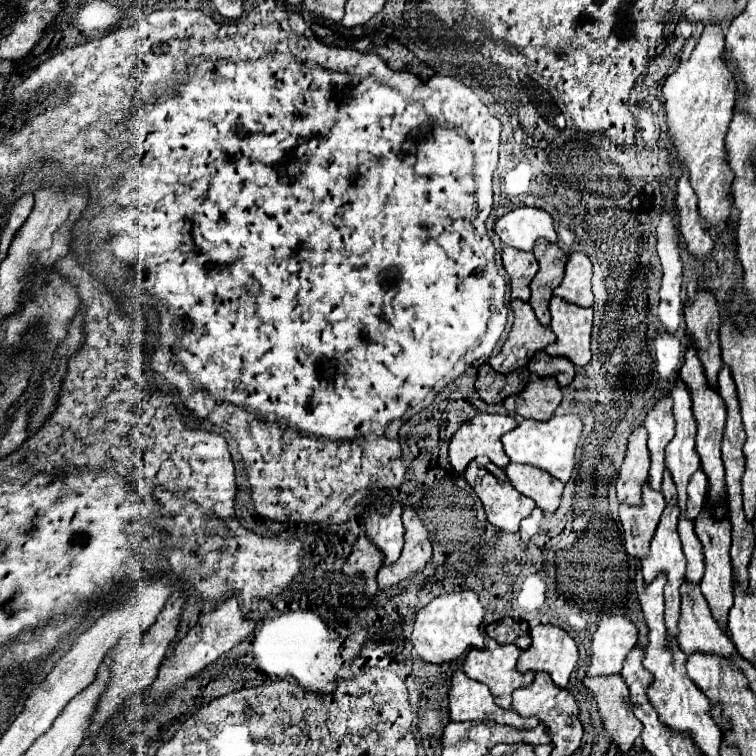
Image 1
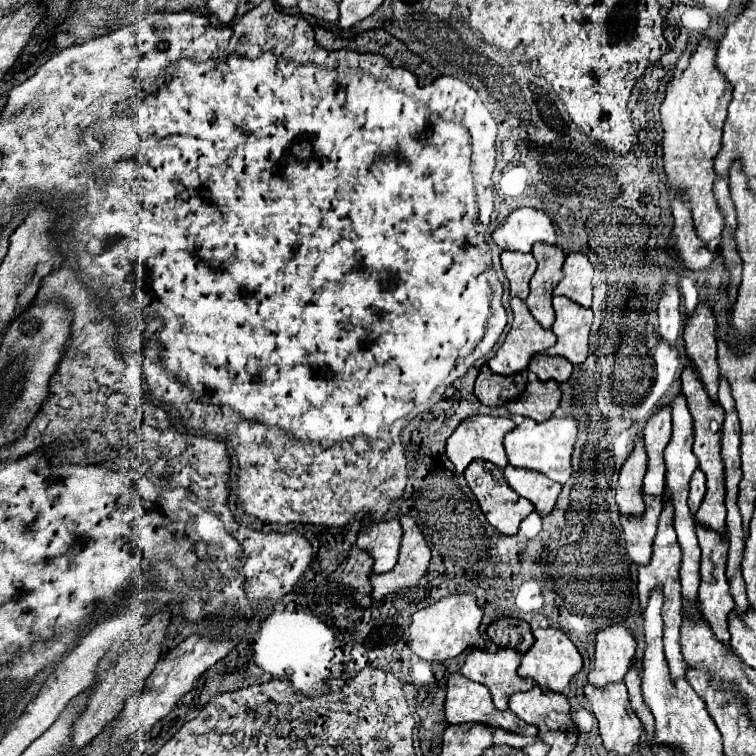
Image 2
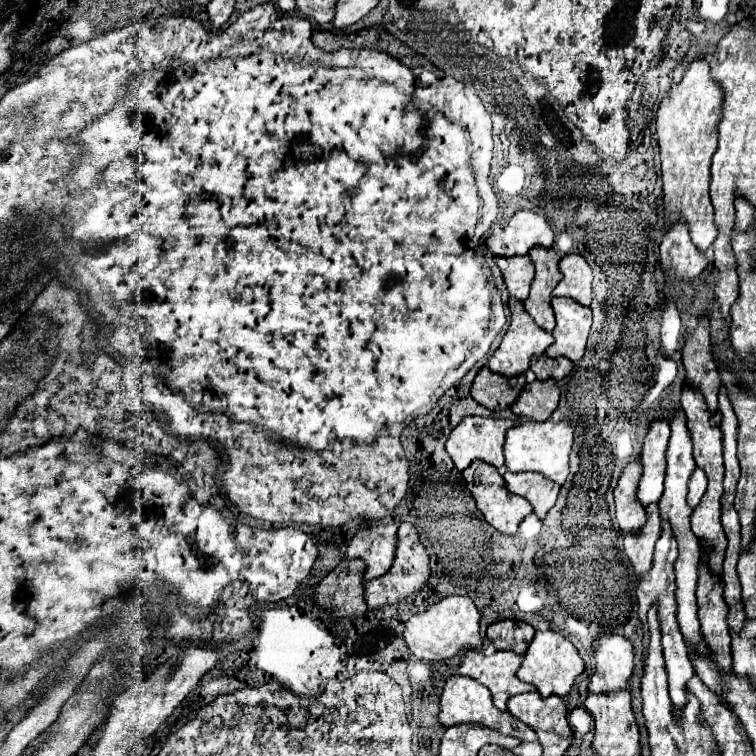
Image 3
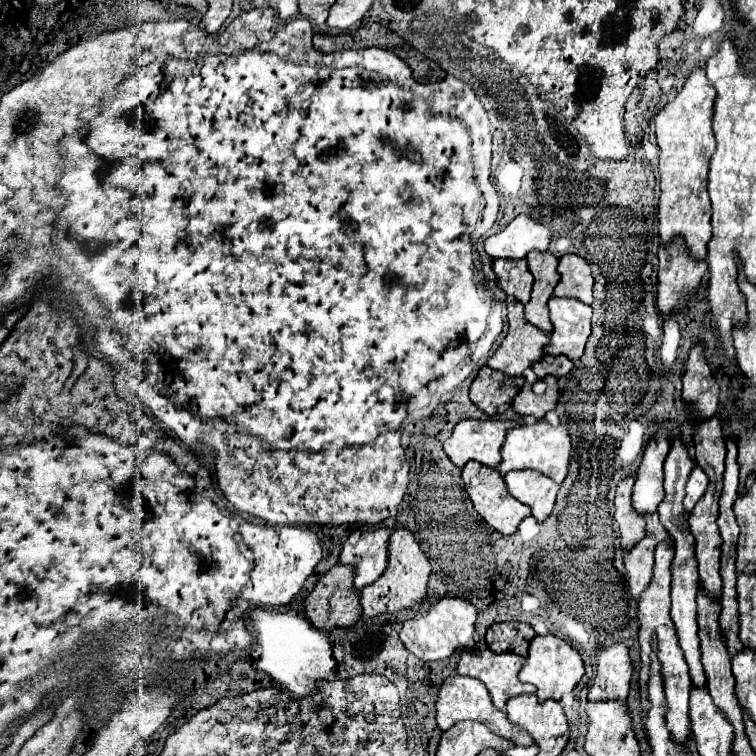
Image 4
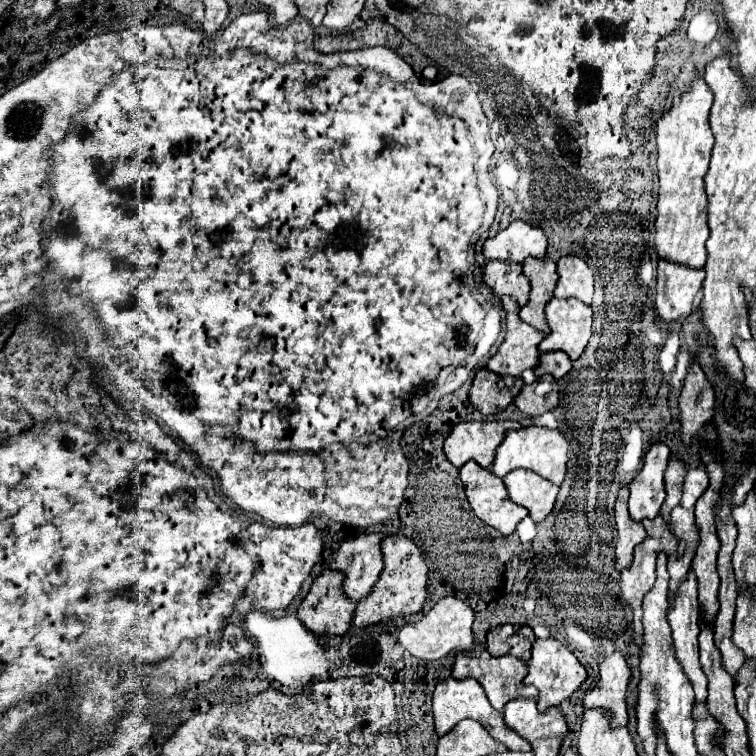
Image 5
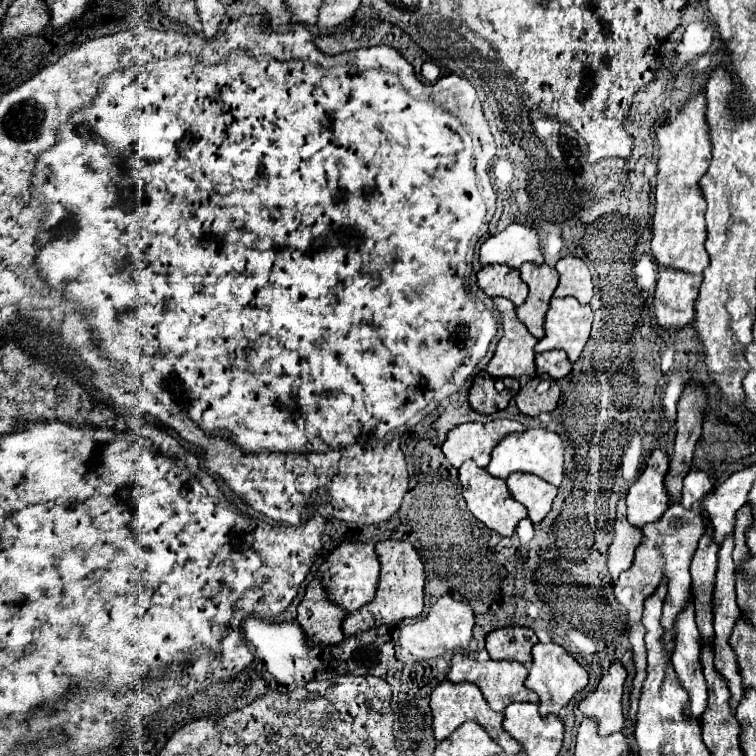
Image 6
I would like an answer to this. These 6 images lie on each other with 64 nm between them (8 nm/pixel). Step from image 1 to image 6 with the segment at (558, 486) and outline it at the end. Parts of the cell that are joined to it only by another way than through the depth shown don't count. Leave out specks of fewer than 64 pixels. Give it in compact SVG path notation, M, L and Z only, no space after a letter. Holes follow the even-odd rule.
M516 472L506 480L510 494L514 500L524 504L528 508L528 518L538 524L552 506L552 500L556 496L556 486L548 484L546 480L534 476L534 474L522 474Z

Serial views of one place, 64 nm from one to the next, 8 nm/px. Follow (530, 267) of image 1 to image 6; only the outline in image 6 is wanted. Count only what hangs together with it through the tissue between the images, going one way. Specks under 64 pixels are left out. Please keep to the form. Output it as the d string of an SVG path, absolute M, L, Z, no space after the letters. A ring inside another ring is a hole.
M500 264L486 266L478 272L478 286L486 296L504 296L512 300L514 306L522 306L528 296L528 286L522 282L520 272Z

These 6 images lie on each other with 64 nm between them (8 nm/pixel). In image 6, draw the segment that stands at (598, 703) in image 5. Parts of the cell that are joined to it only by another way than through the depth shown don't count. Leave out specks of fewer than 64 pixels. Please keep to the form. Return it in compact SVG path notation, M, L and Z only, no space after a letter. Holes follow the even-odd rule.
M620 662L610 664L602 680L598 682L598 688L578 704L584 716L596 720L600 736L610 736L614 732L620 732L624 726L624 716L622 716L624 680L626 680L624 666Z

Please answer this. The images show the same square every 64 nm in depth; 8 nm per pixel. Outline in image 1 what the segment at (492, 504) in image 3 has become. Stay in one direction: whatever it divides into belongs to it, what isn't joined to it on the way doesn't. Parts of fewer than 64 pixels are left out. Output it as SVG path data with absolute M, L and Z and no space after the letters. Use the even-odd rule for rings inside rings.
M476 458L468 464L466 472L464 472L464 478L466 482L472 486L472 490L476 492L476 496L480 498L484 510L486 510L486 516L488 516L488 522L494 524L496 528L500 530L506 530L506 532L518 532L518 526L520 526L520 520L530 516L530 512L536 508L536 504L532 500L528 500L526 496L522 496L520 492L516 492L510 484L510 480L506 478L504 470L498 468L496 464L492 464L488 458Z

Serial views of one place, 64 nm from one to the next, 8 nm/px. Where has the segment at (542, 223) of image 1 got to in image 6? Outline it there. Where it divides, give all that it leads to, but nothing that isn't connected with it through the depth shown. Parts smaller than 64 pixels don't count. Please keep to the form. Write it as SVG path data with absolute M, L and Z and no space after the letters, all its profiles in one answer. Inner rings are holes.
M510 224L502 232L490 236L480 248L480 264L504 264L520 268L524 262L542 264L542 252L538 248L538 234L522 224Z

